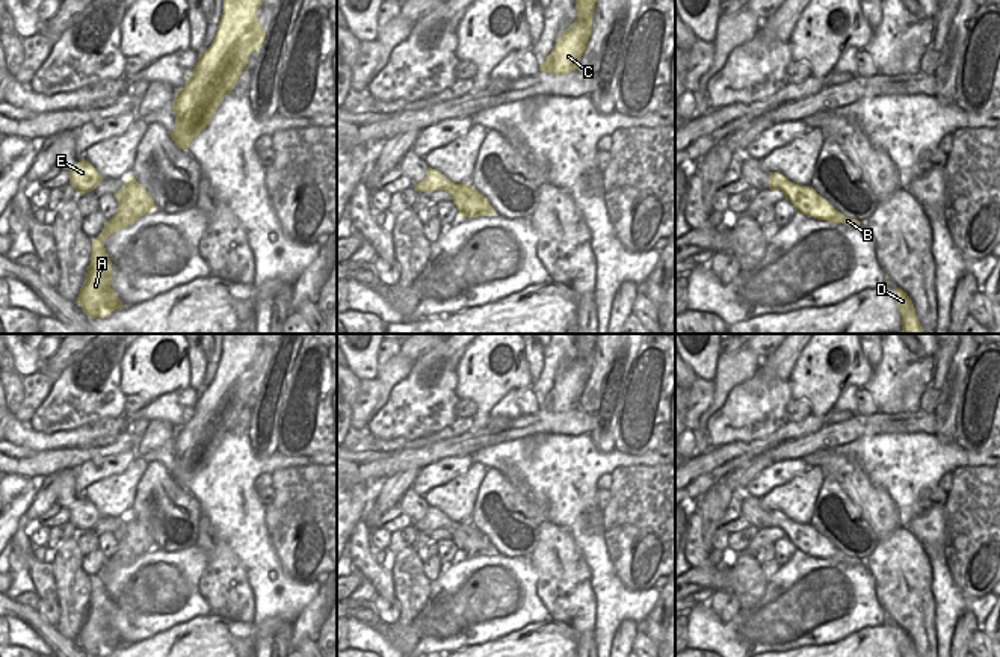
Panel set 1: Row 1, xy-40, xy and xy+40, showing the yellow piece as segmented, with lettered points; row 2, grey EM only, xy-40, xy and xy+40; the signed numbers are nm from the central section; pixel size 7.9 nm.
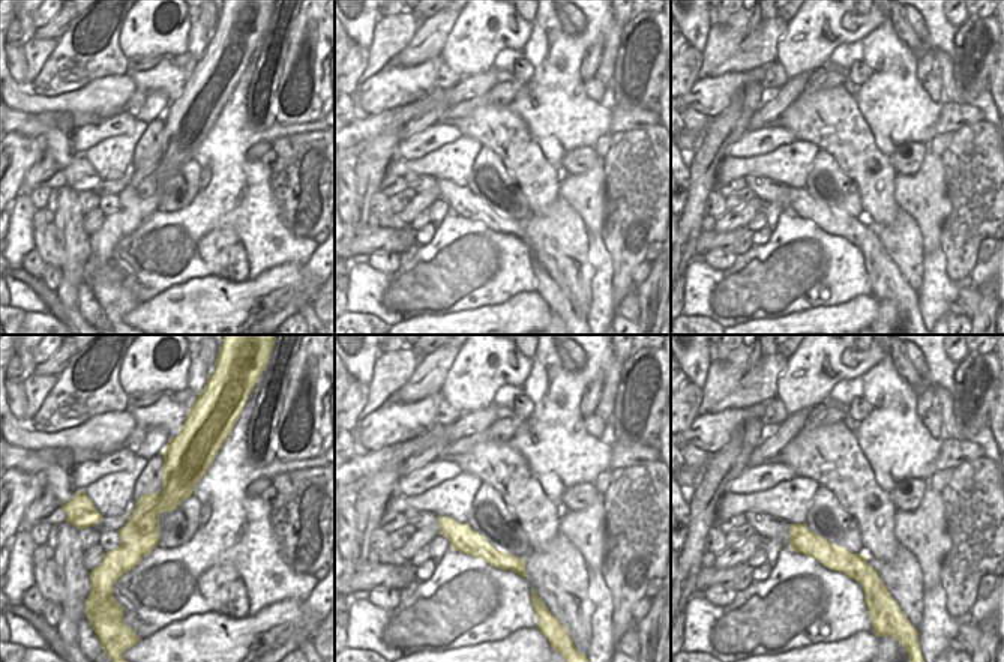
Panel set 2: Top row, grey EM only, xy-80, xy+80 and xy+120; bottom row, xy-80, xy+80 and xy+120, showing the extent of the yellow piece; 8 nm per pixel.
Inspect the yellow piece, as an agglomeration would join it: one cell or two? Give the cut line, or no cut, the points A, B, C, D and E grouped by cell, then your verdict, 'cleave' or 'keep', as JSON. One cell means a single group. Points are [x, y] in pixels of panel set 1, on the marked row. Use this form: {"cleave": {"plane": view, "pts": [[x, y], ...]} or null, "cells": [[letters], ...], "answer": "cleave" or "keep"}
{"cleave": {"plane": "xy-40", "pts": [[118, 192], [118, 204]]}, "cells": [["A", "C"], ["B", "D", "E"]], "answer": "cleave"}

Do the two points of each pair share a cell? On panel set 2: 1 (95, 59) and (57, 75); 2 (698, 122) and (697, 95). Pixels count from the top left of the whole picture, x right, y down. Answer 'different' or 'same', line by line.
1: same
2: different

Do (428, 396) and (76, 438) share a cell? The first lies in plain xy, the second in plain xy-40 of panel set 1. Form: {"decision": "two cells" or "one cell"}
{"decision": "two cells"}

